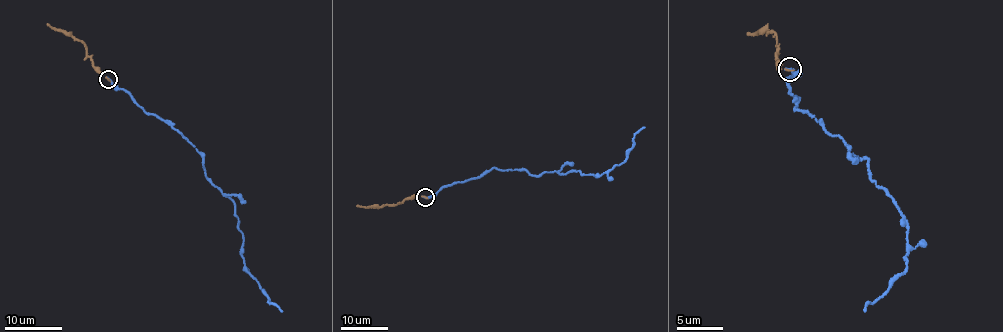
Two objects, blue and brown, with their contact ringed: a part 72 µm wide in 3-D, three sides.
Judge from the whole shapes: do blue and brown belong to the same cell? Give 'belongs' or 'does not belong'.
belongs

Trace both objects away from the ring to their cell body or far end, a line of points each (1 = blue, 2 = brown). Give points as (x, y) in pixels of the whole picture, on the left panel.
1: (108, 79), (145, 112), (180, 131), (202, 156), (206, 178), (234, 201), (244, 270), (268, 303), (283, 311)
2: (107, 79), (98, 72), (83, 43), (47, 24)

